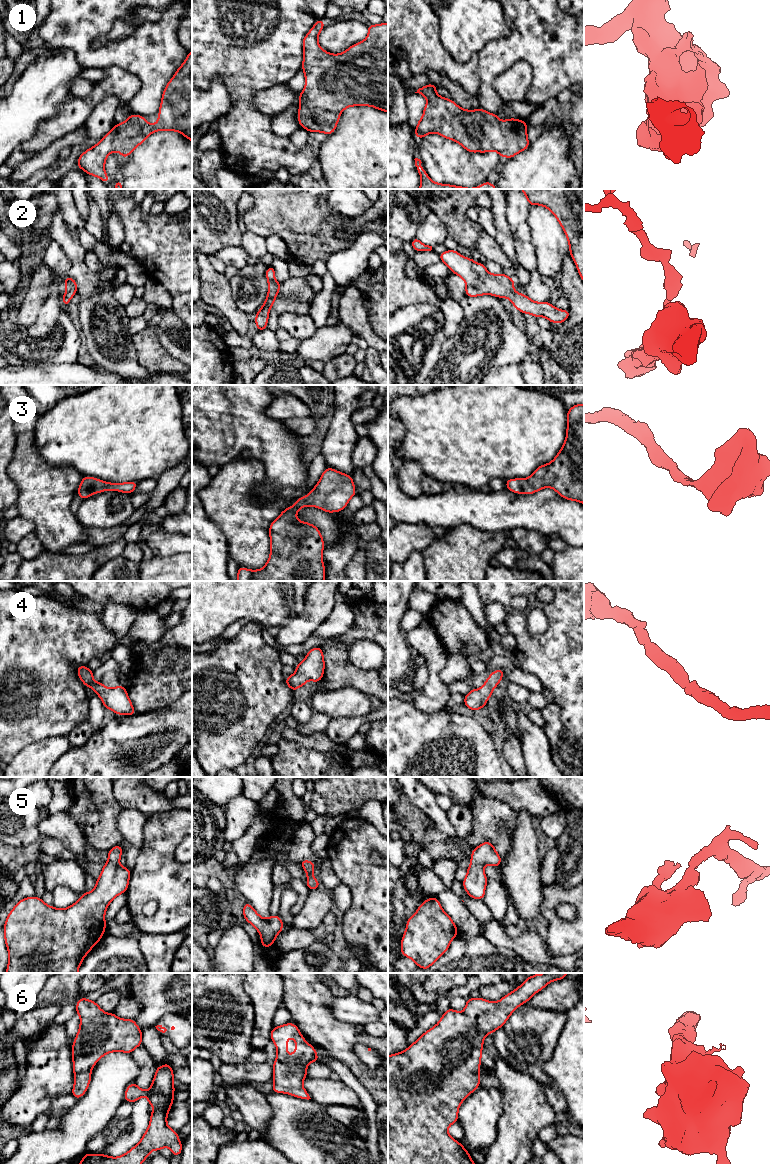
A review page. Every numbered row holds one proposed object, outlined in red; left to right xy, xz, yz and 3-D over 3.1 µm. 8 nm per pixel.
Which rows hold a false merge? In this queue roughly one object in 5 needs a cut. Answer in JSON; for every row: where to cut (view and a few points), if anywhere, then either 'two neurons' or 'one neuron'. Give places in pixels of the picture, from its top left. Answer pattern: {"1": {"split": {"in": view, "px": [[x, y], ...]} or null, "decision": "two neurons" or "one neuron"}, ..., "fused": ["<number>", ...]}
{"1": {"split": null, "decision": "one neuron"}, "2": {"split": null, "decision": "one neuron"}, "3": {"split": null, "decision": "one neuron"}, "4": {"split": null, "decision": "one neuron"}, "5": {"split": null, "decision": "one neuron"}, "6": {"split": null, "decision": "one neuron"}, "fused": []}

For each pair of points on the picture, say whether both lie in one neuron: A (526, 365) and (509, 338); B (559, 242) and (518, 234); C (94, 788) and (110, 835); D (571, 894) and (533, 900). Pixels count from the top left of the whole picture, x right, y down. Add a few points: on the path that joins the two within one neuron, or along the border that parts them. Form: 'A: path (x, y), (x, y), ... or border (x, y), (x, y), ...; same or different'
A: border (528, 357), (517, 364); different
B: border (527, 213), (527, 225), (536, 259); different
C: path (95, 800), (97, 807), (101, 811), (101, 823); same
D: border (542, 886), (541, 919); different

